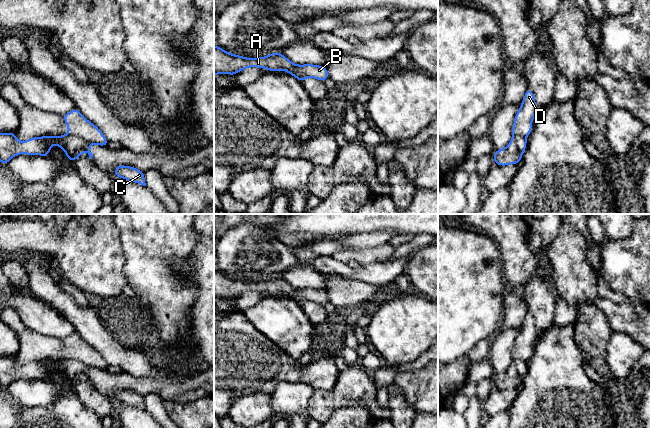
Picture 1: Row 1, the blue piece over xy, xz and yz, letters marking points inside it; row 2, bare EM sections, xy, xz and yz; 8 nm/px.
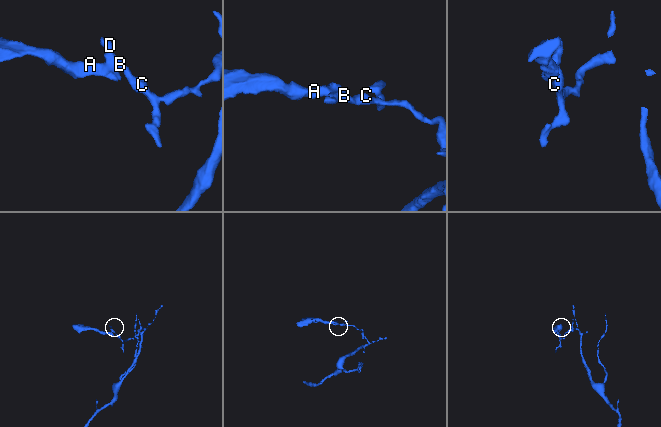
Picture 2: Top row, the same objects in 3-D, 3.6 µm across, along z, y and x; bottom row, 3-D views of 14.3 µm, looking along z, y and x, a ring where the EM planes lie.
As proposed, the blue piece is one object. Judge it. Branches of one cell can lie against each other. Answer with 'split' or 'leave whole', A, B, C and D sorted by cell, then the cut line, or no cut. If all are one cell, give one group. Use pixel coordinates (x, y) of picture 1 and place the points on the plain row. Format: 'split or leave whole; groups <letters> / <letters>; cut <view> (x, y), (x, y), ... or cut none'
split; groups A / B C D; cut xy (67, 358), (79, 360), (90, 367)

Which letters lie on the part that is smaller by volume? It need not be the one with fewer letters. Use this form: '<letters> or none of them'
A

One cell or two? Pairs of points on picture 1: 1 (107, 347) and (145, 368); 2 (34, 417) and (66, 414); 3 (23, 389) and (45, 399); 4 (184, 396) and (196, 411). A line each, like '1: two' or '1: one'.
1: one
2: one
3: one
4: two

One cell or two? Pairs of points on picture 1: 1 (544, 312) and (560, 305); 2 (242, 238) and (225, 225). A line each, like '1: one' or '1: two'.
1: two
2: two

